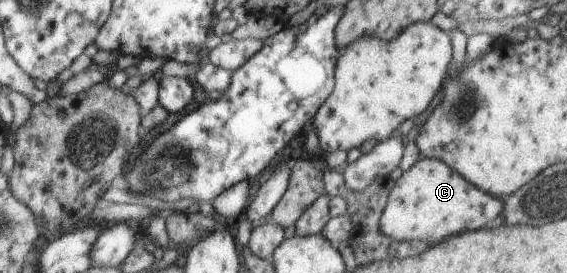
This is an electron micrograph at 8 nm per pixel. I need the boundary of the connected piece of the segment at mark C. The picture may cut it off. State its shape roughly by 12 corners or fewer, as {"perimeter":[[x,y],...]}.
{"perimeter":[[435,158],[394,181],[379,219],[393,241],[495,221],[504,203]]}

